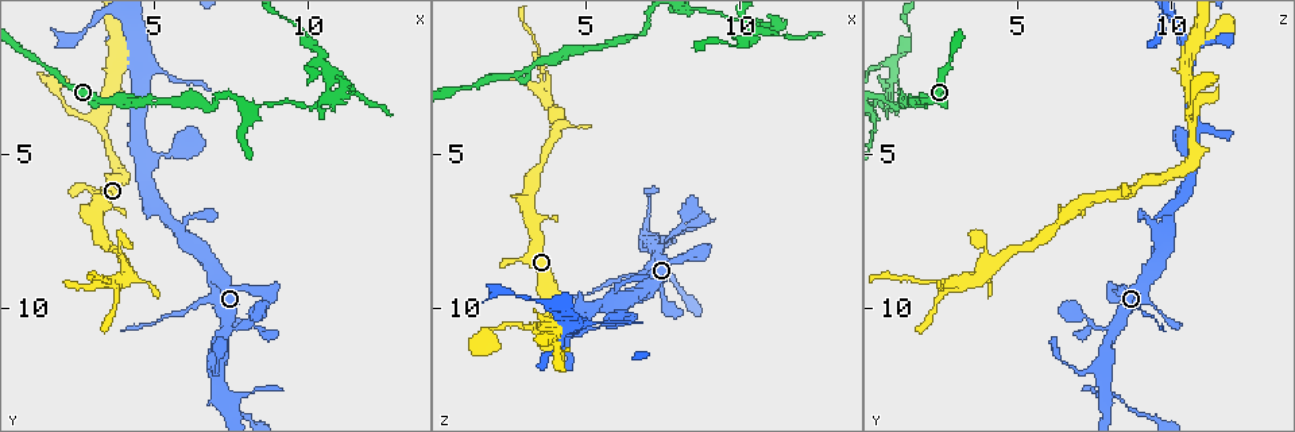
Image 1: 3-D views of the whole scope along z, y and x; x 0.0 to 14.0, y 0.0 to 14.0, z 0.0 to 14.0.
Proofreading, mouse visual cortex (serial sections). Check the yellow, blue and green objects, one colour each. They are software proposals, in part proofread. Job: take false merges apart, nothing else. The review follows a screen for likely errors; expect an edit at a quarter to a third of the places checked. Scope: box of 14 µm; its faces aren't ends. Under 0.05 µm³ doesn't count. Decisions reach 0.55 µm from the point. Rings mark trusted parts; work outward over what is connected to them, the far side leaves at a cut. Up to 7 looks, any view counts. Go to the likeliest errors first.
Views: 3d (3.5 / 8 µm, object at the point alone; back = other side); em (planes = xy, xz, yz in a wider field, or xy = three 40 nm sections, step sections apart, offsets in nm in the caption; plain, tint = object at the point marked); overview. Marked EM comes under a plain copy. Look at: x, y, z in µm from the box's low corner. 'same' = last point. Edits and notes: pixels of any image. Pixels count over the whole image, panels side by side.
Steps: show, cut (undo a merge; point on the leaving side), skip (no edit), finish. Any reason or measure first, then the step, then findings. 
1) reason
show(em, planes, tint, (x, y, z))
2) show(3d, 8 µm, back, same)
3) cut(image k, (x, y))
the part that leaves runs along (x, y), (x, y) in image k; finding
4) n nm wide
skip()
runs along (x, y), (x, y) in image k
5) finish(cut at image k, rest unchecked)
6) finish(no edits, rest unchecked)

sharp bend
show(3d, 3.5 µm, (6.9, 3.4, 0.9))

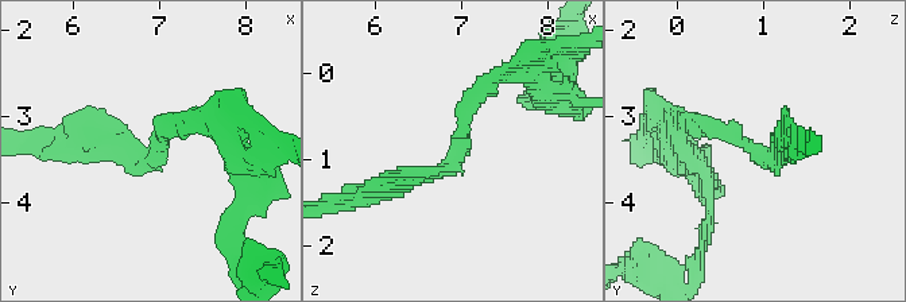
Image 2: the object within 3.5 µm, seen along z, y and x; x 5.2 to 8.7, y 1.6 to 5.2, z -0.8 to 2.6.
arms of 200, 200 nm
show(em, xy, step 5, tint, (6.90, 3.45, 0.95))

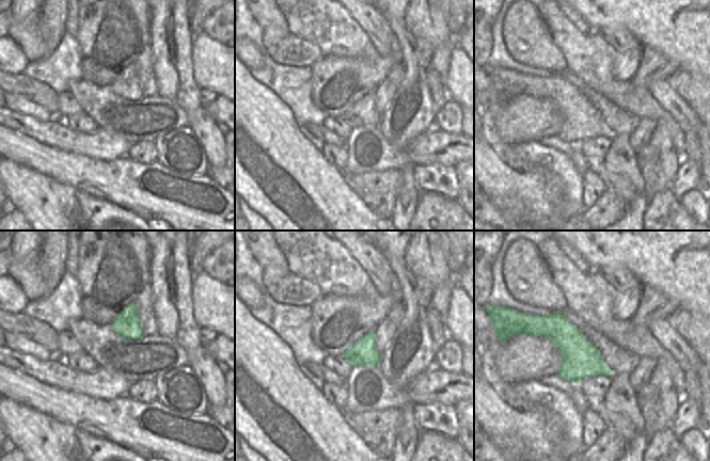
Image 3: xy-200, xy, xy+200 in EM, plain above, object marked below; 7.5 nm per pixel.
another direction
show(em, xy, step 3, tint, same)

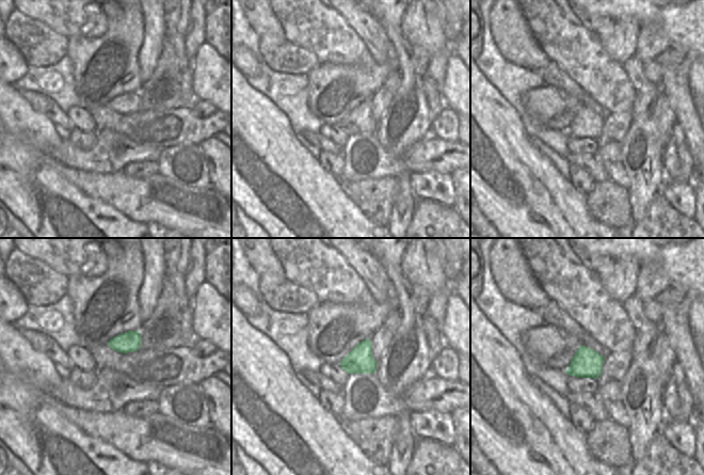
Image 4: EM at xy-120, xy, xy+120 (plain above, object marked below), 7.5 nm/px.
skip()
runs along (382, 189), (456, 158), (488, 85) in image 2; all the same cell

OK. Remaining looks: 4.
side arm on a straight run
show(3d, 3.5 µm, (10.3, 1.8, 1.2))

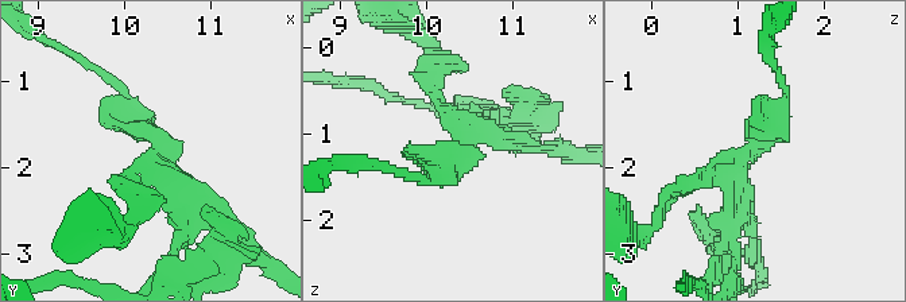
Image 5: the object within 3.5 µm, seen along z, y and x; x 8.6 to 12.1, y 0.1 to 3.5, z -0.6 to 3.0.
now the EM
show(em, xy, step 1, tint, (10.40, 1.75, 1.15))

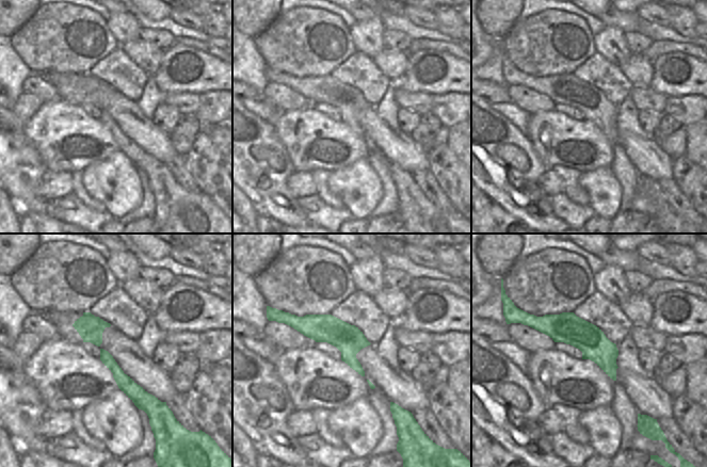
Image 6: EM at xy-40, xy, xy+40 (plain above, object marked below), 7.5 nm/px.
skip()
all the same cell

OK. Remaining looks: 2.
calibre changes
show(3d, 8 µm, (3.6, 9.2, 2.2))

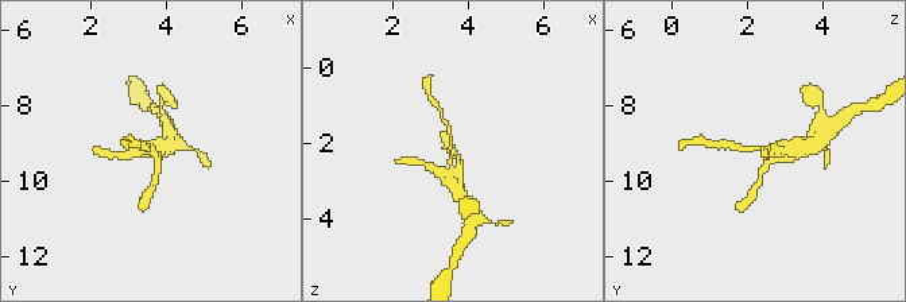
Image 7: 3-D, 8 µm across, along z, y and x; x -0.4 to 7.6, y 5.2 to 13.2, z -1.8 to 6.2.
arms of 150, 350 nm; need the tissue
show(em, xy, step 1, tint, (3.5, 9.2, 2.3))

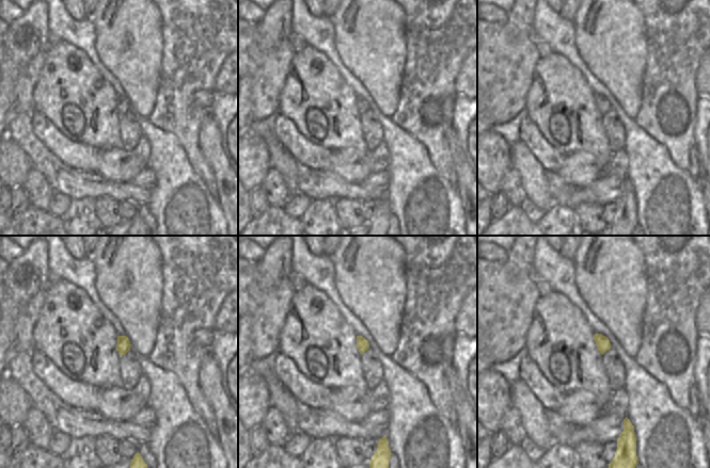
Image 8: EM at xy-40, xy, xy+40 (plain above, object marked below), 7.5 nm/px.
skip()
runs along (456, 188), (442, 117) in image 7; one cell here

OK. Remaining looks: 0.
finish(no edits, rest unchecked)

